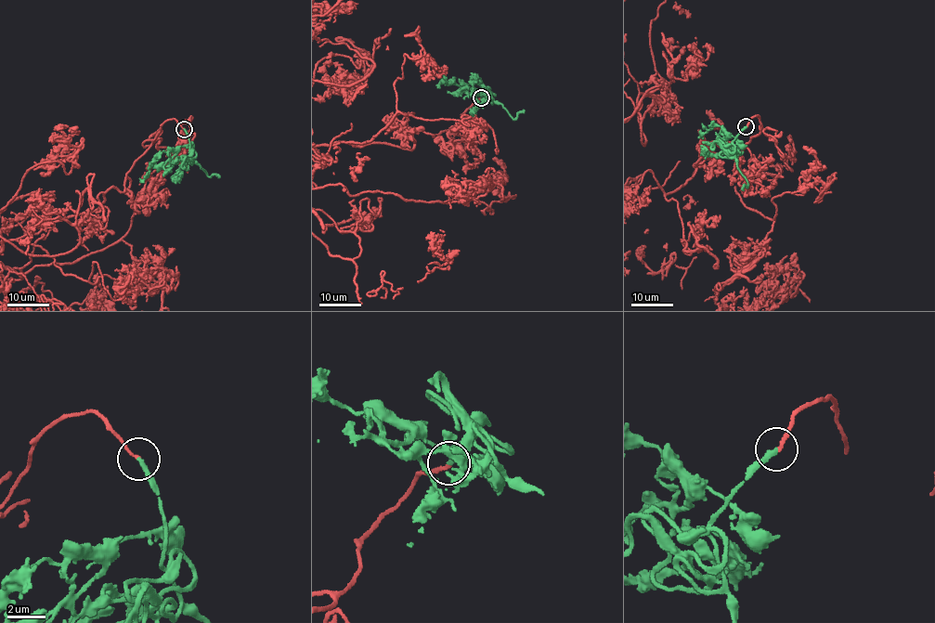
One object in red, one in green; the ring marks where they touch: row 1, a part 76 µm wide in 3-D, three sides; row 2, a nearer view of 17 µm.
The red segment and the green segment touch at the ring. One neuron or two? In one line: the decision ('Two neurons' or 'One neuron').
One neuron

